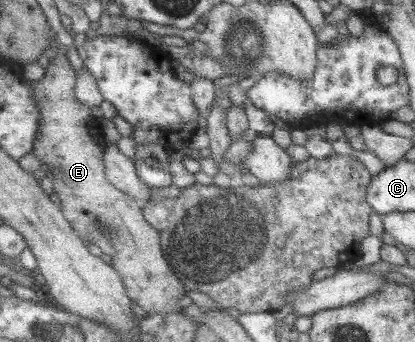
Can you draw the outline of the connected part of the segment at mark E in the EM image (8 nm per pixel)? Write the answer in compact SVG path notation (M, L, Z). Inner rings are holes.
M63 51L45 70L41 80L31 81L35 101L42 113L38 136L32 154L36 154L52 175L53 187L62 211L81 238L100 247L111 257L111 263L122 275L128 294L148 314L183 314L181 298L189 290L178 277L162 247L162 238L144 215L144 206L130 194L119 190L107 178L104 159L106 143L100 119L91 114L91 107L83 104L75 94L78 71L71 66Z

